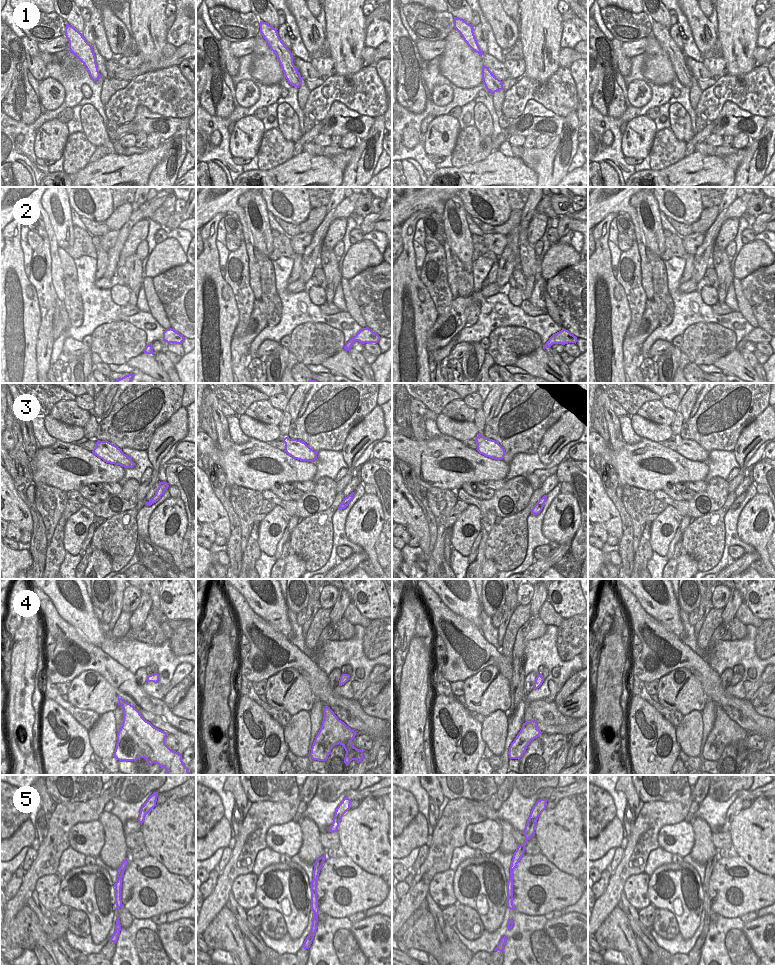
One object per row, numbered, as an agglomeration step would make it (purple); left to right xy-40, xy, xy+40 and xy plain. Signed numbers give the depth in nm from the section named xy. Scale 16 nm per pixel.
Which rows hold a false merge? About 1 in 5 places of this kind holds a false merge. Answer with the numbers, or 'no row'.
4

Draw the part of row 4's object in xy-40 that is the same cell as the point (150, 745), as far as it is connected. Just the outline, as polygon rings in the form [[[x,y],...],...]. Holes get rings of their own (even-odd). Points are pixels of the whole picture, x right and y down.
[[[117,697],[118,706],[121,705],[123,709],[123,722],[117,733],[114,757],[120,755],[123,741],[136,740],[136,749],[131,756],[135,761],[144,758],[147,760],[147,766],[156,763],[166,769],[167,775],[189,775],[182,755],[165,744],[167,733],[146,721],[133,705]]]

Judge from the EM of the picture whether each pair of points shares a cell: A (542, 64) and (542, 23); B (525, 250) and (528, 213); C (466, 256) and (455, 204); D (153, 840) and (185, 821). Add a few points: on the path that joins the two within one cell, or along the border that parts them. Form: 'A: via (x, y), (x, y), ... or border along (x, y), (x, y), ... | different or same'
A: via (541, 54), (541, 33) | same
B: via (523, 241), (524, 222) | same
C: via (461, 243), (461, 223), (459, 217) | same
D: via (161, 838), (169, 830), (174, 830), (177, 827) | same

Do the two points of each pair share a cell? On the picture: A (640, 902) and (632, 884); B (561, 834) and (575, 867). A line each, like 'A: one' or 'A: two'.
A: one
B: one

